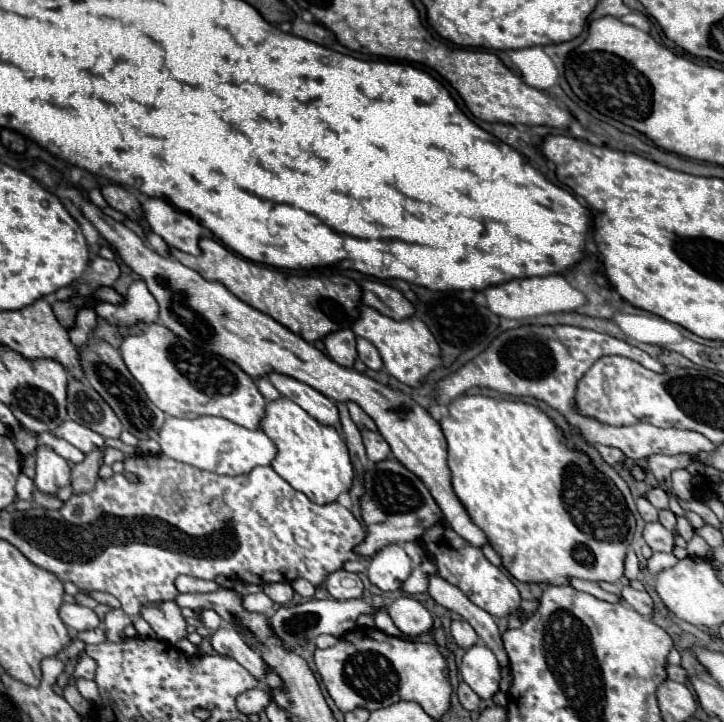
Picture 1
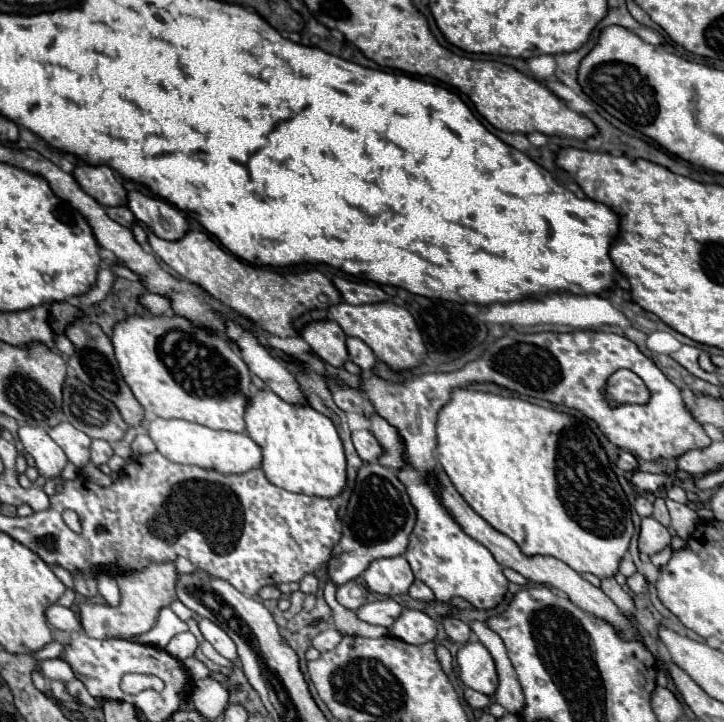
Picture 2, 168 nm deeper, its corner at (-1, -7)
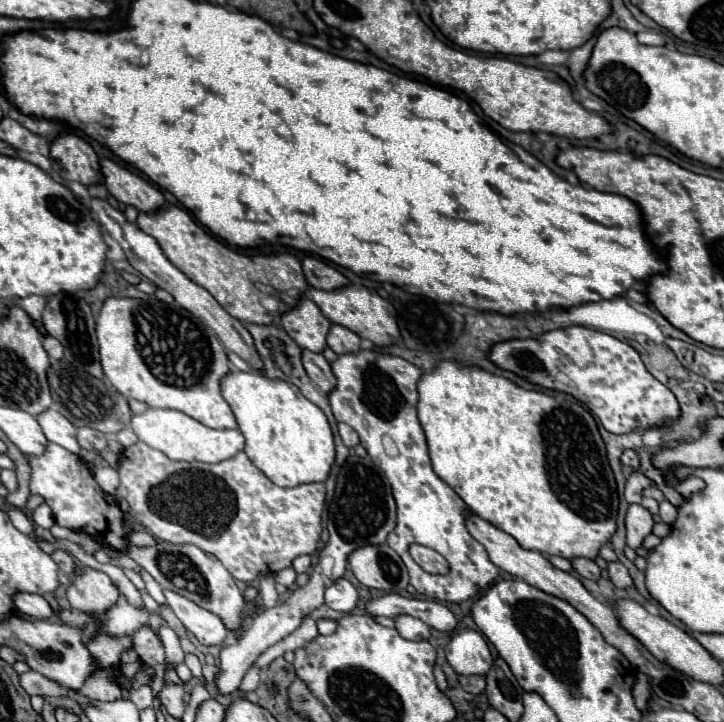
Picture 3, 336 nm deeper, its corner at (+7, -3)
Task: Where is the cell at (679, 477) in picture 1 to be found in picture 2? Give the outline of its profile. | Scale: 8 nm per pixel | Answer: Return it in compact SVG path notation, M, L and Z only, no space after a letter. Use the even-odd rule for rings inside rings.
M667 498L667 508L671 514L671 526L677 532L677 536L683 540L689 540L689 536L693 534L693 530L699 524L697 512L693 512L687 504L679 504L679 502L673 502L669 498Z

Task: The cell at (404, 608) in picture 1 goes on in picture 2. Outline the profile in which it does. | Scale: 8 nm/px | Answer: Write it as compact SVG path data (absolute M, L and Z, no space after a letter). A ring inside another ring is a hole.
M405 608L391 626L391 634L407 644L427 644L437 634L437 624L425 612Z

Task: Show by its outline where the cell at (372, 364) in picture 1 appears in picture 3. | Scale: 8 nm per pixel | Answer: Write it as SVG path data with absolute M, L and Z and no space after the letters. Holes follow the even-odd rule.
M333 324L329 334L327 334L327 346L337 354L357 352L359 350L359 342L361 342L361 338L355 332L351 332L349 328L339 326L339 324Z

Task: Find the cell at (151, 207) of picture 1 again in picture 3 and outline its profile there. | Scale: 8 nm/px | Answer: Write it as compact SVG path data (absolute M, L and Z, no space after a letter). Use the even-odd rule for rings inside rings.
M109 158L99 160L103 184L105 188L123 204L135 206L139 212L153 212L157 210L165 200L159 188L145 180L143 176L131 172L125 166L115 164Z

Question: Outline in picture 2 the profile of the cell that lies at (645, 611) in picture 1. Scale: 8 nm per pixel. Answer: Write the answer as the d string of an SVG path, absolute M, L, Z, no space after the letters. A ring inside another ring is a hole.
M605 578L605 580L601 580L601 590L617 604L619 610L623 610L623 612L627 612L627 614L631 614L631 612L637 610L631 594L627 594L627 592L617 584L615 578Z

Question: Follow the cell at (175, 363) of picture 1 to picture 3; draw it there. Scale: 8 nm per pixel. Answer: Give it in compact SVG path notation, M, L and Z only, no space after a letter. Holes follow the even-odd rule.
M155 296L147 298L147 300L137 300L137 298L107 298L103 302L103 308L99 312L99 318L95 322L95 332L97 332L97 340L99 340L99 356L101 356L101 366L103 366L103 374L105 378L127 398L135 398L135 400L141 400L145 404L149 404L151 408L173 408L173 410L179 410L179 412L185 412L187 416L199 420L201 424L209 426L209 428L237 428L237 422L235 422L235 416L229 408L229 404L225 402L225 398L221 396L221 388L219 388L219 380L229 372L229 360L227 360L227 354L225 354L225 348L223 344L219 342L219 338L215 336L215 332L205 326L201 320L197 320L191 312L187 314L185 308L173 308L173 306L167 306L165 302L157 300Z

